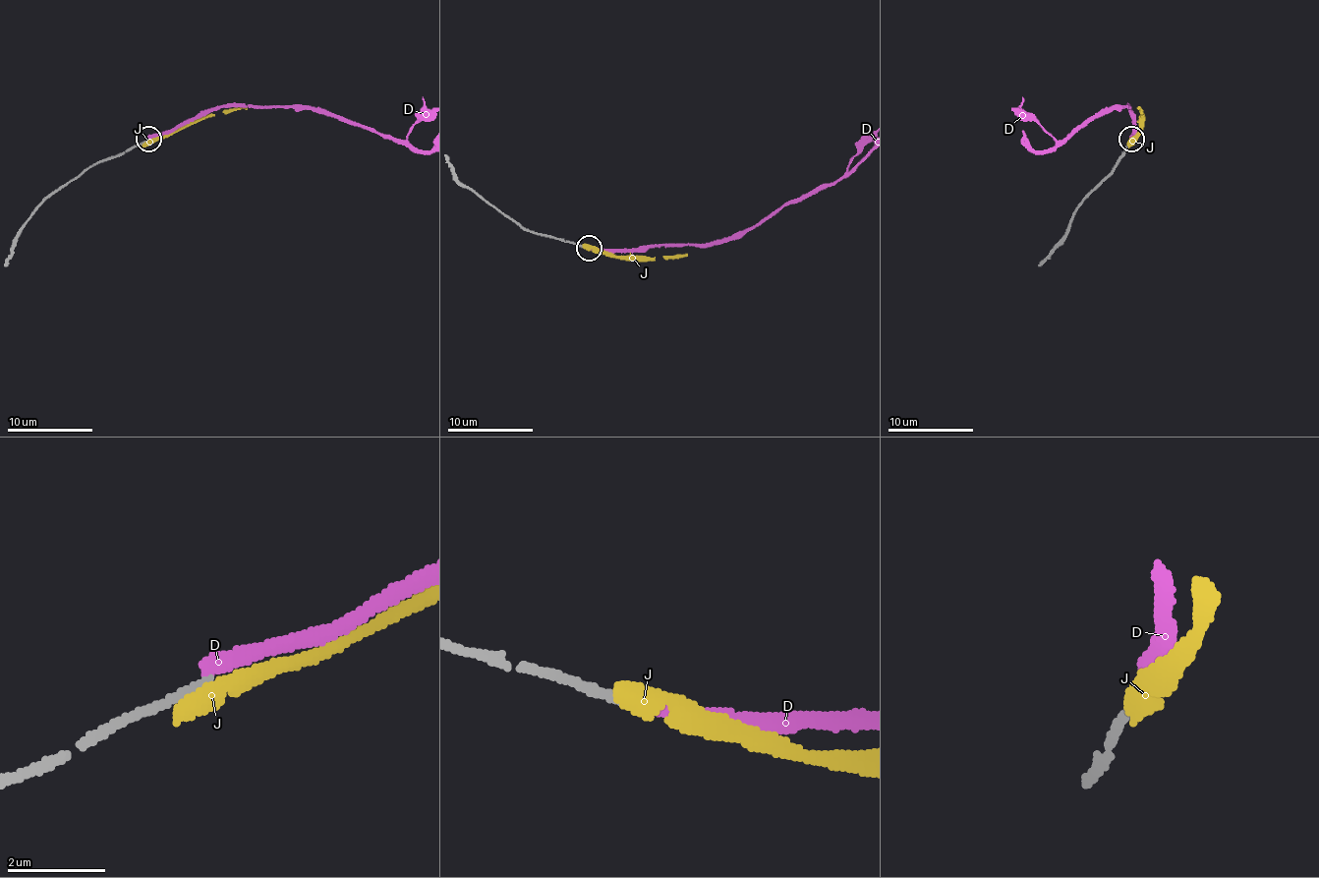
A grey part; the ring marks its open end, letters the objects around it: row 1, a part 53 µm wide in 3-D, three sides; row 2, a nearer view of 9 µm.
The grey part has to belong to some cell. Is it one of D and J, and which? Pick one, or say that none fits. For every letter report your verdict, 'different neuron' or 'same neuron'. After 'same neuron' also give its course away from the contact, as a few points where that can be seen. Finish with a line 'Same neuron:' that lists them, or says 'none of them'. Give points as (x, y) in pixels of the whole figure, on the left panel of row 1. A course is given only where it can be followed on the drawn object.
D: different neuron
J: different neuron
Same neuron: none of them

